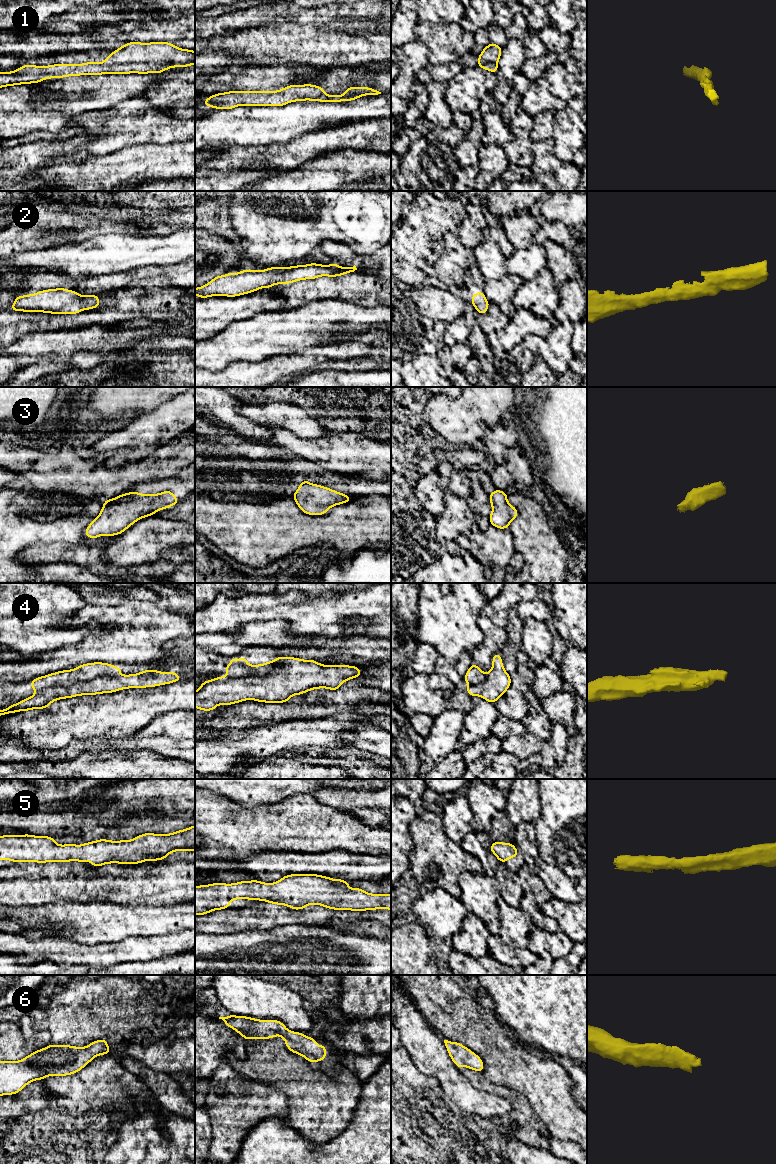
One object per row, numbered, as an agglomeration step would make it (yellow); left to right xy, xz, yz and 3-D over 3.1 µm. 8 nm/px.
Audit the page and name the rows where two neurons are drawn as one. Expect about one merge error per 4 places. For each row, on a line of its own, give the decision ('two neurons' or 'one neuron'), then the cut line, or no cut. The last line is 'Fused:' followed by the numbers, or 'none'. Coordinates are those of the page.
1: one neuron | no cut
2: one neuron | no cut
3: one neuron | no cut
4: one neuron | no cut
5: one neuron | no cut
6: one neuron | no cut
Fused: none

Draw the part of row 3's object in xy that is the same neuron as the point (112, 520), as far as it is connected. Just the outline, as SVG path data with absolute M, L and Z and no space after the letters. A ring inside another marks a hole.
M170 490L159 494L132 491L104 500L100 514L85 529L85 535L87 538L120 535L136 521L170 508L179 501Z

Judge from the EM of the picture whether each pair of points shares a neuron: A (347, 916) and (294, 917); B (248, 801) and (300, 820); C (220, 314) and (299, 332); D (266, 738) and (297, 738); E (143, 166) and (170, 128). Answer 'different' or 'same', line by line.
A: same
B: different
C: different
D: same
E: different

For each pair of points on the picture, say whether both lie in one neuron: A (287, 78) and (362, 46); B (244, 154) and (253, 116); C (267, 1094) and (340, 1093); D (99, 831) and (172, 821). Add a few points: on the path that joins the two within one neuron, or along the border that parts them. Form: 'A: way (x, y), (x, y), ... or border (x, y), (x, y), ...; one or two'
A: border (297, 63), (276, 64), (274, 66); two
B: border (247, 146), (223, 147); two
C: border (278, 1089), (288, 1098); two
D: way (117, 831), (125, 830), (137, 824), (154, 824); one

